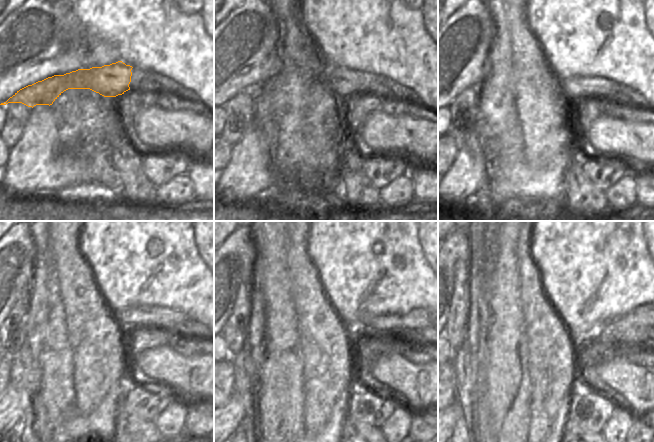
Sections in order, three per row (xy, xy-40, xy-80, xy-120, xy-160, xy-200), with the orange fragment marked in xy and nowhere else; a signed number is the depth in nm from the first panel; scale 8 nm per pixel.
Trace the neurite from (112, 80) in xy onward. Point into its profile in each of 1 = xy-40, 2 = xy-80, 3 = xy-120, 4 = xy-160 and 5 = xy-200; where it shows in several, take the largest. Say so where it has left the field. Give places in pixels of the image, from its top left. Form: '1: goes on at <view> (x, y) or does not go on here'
1: goes on at xy-40 (339, 80)
2: goes on at xy-80 (564, 86)
3: goes on at xy-120 (167, 322)
4: goes on at xy-160 (417, 319)
5: goes on at xy-200 (641, 311)

